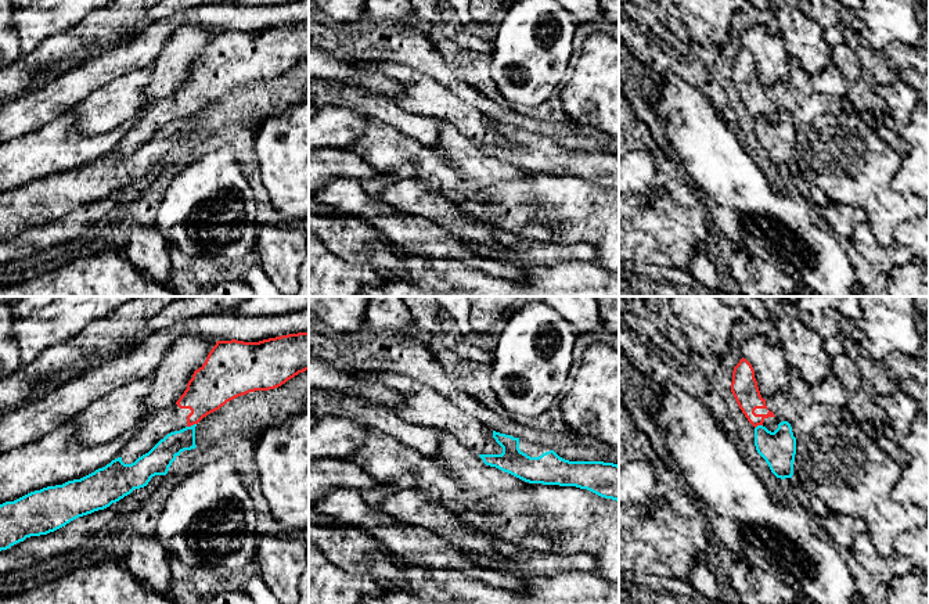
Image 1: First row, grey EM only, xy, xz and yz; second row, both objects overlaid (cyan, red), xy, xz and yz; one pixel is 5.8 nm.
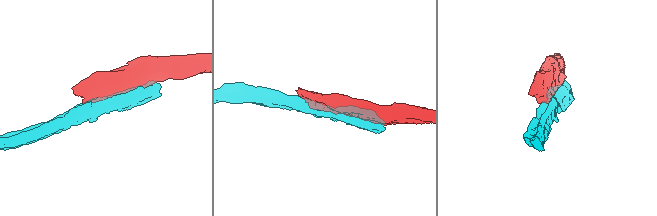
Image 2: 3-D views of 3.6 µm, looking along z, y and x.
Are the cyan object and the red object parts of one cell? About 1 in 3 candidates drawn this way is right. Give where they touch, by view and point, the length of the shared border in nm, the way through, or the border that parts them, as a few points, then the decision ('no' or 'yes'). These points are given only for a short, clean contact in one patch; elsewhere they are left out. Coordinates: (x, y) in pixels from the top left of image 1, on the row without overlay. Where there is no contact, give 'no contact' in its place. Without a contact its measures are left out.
contact xy (191, 115); length 60 nm; no

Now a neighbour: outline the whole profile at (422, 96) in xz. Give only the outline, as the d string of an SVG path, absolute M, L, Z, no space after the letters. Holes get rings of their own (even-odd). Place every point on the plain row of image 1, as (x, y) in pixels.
M357 62L357 65L367 72L378 72L399 82L404 93L389 98L402 109L453 125L479 144L503 143L491 118L473 109L429 75L395 62Z

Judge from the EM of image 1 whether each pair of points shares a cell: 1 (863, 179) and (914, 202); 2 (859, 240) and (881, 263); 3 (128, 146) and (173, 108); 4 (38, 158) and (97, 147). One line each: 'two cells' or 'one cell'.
1: one cell
2: one cell
3: one cell
4: one cell

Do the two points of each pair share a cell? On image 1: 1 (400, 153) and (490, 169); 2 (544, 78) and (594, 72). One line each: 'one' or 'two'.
1: one
2: two

